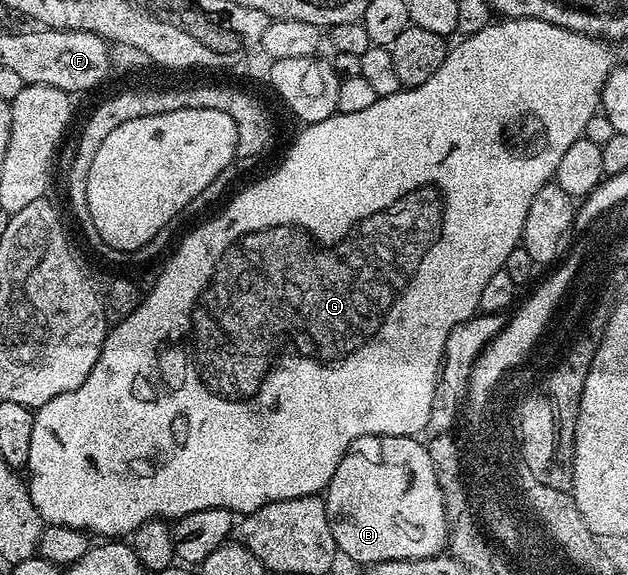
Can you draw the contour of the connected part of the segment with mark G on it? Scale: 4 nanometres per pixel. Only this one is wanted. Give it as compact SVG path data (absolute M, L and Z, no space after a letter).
M501 18L501 19L498 19L498 20L497 20L497 21L496 21L496 22L490 22L490 23L489 23L489 25L487 25L487 27L485 27L485 28L484 28L484 29L483 29L483 30L479 30L479 31L478 31L478 32L476 32L476 33L475 33L475 34L471 34L471 35L470 35L470 36L467 36L467 37L464 37L464 38L461 38L461 39L458 39L458 41L459 41L459 42L458 42L458 44L456 44L456 43L454 43L454 44L453 44L453 45L452 45L452 47L450 47L450 50L449 50L449 53L448 53L448 54L447 54L447 58L446 58L446 59L445 59L445 61L444 61L444 62L443 62L443 66L439 66L439 70L435 70L435 74L431 74L431 78L427 78L427 82L423 82L423 83L422 83L422 84L421 84L421 85L420 85L420 86L418 86L418 87L417 87L417 88L402 88L402 89L401 89L401 91L400 91L400 92L396 92L396 93L395 93L395 94L391 94L391 95L390 95L390 96L383 96L383 97L380 97L380 98L378 98L378 100L376 100L376 102L375 102L375 103L374 103L374 104L372 104L372 105L371 105L371 106L367 106L367 110L359 110L359 114L343 114L343 113L342 113L342 112L338 112L338 113L337 113L337 115L335 115L335 116L332 116L332 117L331 117L331 118L327 118L327 119L326 119L326 120L324 120L324 121L323 121L323 122L315 122L315 123L314 123L314 124L306 124L306 125L304 125L304 127L302 127L302 128L301 128L301 129L300 129L300 130L301 130L301 131L302 131L302 132L301 132L301 133L299 133L299 134L298 134L298 136L297 136L297 137L295 137L295 138L294 138L294 140L293 140L293 145L291 145L291 146L290 146L290 148L289 148L289 153L287 153L287 154L286 154L286 156L285 156L285 161L283 161L283 162L282 162L282 164L281 164L281 165L279 165L279 166L278 166L278 168L277 168L277 169L275 169L275 170L274 170L274 172L273 172L273 173L271 173L271 174L270 174L270 176L265 176L265 177L263 177L263 178L262 178L262 180L257 180L257 181L255 181L255 182L254 182L254 184L249 184L249 185L247 185L247 186L246 186L246 188L245 188L245 189L243 189L243 190L242 190L242 192L241 192L241 193L239 193L239 194L238 194L238 196L237 196L237 197L235 197L235 198L234 198L234 200L233 200L233 201L231 201L231 202L230 202L230 204L229 204L229 205L227 205L227 206L226 206L226 208L225 208L225 209L223 209L223 210L222 210L222 212L221 212L221 213L219 213L219 214L218 214L218 216L213 216L213 217L211 217L211 218L210 218L210 220L209 220L209 221L207 221L207 222L206 222L206 224L201 224L201 225L199 225L199 226L198 226L198 228L193 228L193 229L191 229L191 230L190 230L190 232L189 232L189 233L187 233L187 234L186 234L186 236L185 236L185 237L183 237L183 238L182 238L182 240L181 240L181 245L179 245L179 246L178 246L178 248L177 248L177 249L175 249L175 250L174 250L174 252L173 252L173 253L171 253L171 254L170 254L170 256L169 256L169 261L167 261L167 262L166 262L166 264L165 264L165 265L163 265L163 266L162 266L162 268L161 268L161 273L159 273L159 274L158 274L158 276L157 276L157 281L155 281L155 282L154 282L154 284L153 284L153 285L151 285L151 286L150 286L150 288L149 288L149 292L148 292L148 288L147 288L147 291L146 291L146 292L145 292L145 293L144 293L144 295L142 295L142 297L141 297L141 301L140 301L140 302L139 302L139 306L135 306L135 310L131 310L131 314L127 314L127 318L123 318L123 322L119 322L119 323L118 323L118 324L115 324L115 325L112 325L112 327L110 327L110 328L109 328L109 329L108 329L108 332L107 332L107 335L106 335L106 337L105 337L105 341L104 341L104 342L103 342L103 350L102 350L102 351L101 351L101 353L100 353L100 354L99 354L99 358L98 358L98 359L97 359L97 361L96 361L96 362L95 362L95 366L91 366L91 374L87 374L87 378L83 378L83 386L75 386L75 390L67 390L67 394L59 394L59 395L58 395L58 396L56 396L56 397L55 397L55 398L51 398L51 402L47 402L47 403L46 403L46 404L45 404L45 405L43 405L43 407L42 407L42 408L39 408L39 409L36 409L36 411L34 411L34 413L33 413L33 425L32 425L32 426L31 426L31 454L30 454L30 455L29 455L29 463L28 463L28 465L27 465L27 473L28 473L28 472L29 472L29 476L28 476L28 475L27 475L27 483L28 483L28 486L29 486L29 493L30 493L30 494L31 494L31 502L35 502L35 510L39 510L39 514L40 514L40 515L41 515L41 518L42 518L42 521L44 521L44 523L45 523L45 524L46 524L46 525L51 525L51 524L58 524L58 525L59 525L59 526L71 526L71 527L72 527L72 528L77 528L77 529L79 529L79 531L81 531L81 532L83 532L83 533L86 533L86 534L92 534L92 535L93 535L93 536L94 536L94 537L96 537L96 536L95 536L95 535L97 535L97 536L99 536L99 537L97 537L97 538L125 538L125 537L128 537L128 536L129 536L129 535L130 535L130 534L132 534L132 533L133 533L133 532L134 532L134 531L135 531L135 530L136 530L136 528L138 528L138 527L139 527L139 526L143 526L143 522L147 522L147 521L148 521L148 520L160 520L160 519L162 519L162 520L164 520L164 521L166 521L166 522L176 522L176 521L178 521L178 520L180 520L180 519L181 519L181 517L182 517L182 516L186 516L186 515L187 515L187 514L195 514L195 513L196 513L196 512L198 512L198 511L199 511L199 510L207 510L207 509L208 509L208 508L226 508L226 509L227 509L227 510L231 510L231 511L232 511L232 512L234 512L234 513L235 513L235 514L244 514L244 513L247 513L247 512L254 512L254 511L255 511L255 510L259 510L259 506L267 506L267 505L268 505L268 504L270 504L270 503L271 503L271 502L279 502L279 501L280 501L280 500L294 500L294 499L295 499L295 498L299 498L299 497L300 497L300 496L315 496L315 495L318 495L318 494L321 494L321 493L324 493L324 490L325 490L325 488L326 488L326 486L327 486L327 485L328 485L328 484L329 484L329 483L330 483L330 482L331 482L331 478L332 478L332 477L333 477L333 475L334 475L334 474L335 474L335 466L339 466L339 462L340 462L340 461L341 461L341 459L342 459L342 458L343 458L343 454L344 454L344 453L345 453L345 452L346 452L346 451L347 451L347 450L348 450L348 449L349 449L349 447L350 447L350 446L351 446L351 442L355 442L355 441L356 441L356 440L357 440L357 439L358 439L358 438L360 438L360 437L361 437L361 436L412 436L412 437L416 437L416 436L417 436L417 435L418 435L418 434L421 434L421 433L417 433L417 432L422 432L422 433L424 433L424 432L425 432L425 431L426 431L426 429L428 429L428 426L429 426L429 419L430 419L430 418L431 418L431 406L432 406L432 405L433 405L433 399L434 399L434 398L435 398L435 386L436 386L436 385L437 385L437 376L438 376L438 375L439 375L439 374L440 374L440 372L441 372L441 359L443 359L443 358L444 358L444 356L445 356L445 343L446 343L446 342L447 342L447 334L448 334L448 333L449 333L449 332L450 332L450 331L451 331L451 330L452 330L452 328L454 328L454 327L455 327L455 326L459 326L459 322L463 322L463 321L464 321L464 320L469 320L469 319L470 319L470 318L471 318L471 317L473 317L473 316L476 316L476 315L477 315L477 313L478 313L478 311L479 311L479 297L481 297L481 295L483 295L483 286L487 286L487 281L488 281L488 280L490 280L490 279L491 279L491 274L495 274L495 273L496 273L496 272L500 272L500 271L502 271L502 269L504 269L504 266L505 266L505 263L506 263L506 262L507 262L507 254L511 254L511 250L515 250L515 249L516 249L516 248L518 248L518 246L519 246L519 245L520 245L520 244L521 244L521 235L522 235L522 234L523 234L523 226L524 226L524 225L525 225L525 223L526 223L526 222L527 222L527 210L531 210L531 201L532 201L532 199L534 199L534 198L535 198L535 194L537 194L537 193L538 193L538 192L539 192L539 190L541 190L541 189L542 189L542 188L543 188L543 186L544 186L544 185L545 185L545 184L547 184L547 183L550 183L550 181L552 181L552 180L553 180L553 179L554 179L554 177L556 177L556 174L557 174L557 167L558 167L558 166L559 166L559 161L560 161L560 159L562 159L562 158L563 158L563 154L565 154L565 153L566 153L566 152L567 152L567 149L568 149L568 147L570 147L570 146L571 146L571 142L575 142L575 141L576 141L576 140L580 140L580 139L582 139L582 137L584 137L584 134L585 134L585 127L586 127L586 126L587 126L587 121L589 121L589 120L590 120L590 119L591 119L591 118L592 118L592 116L594 116L594 114L595 114L595 113L597 113L597 112L598 112L598 111L599 111L599 109L600 109L600 107L601 107L601 91L602 91L602 90L603 90L603 86L604 86L604 85L605 85L605 79L606 79L606 78L607 78L607 77L608 77L608 76L609 76L609 73L610 73L610 71L611 71L611 63L610 63L610 64L609 64L609 52L608 52L608 50L607 50L607 49L605 49L605 48L608 48L608 47L607 47L607 44L606 44L606 41L604 41L604 40L602 40L602 39L600 39L600 38L598 38L598 37L595 37L595 36L584 36L584 35L583 35L583 34L579 34L579 33L578 33L578 32L572 32L572 31L571 31L571 30L567 30L567 29L566 29L566 28L564 28L564 27L563 27L563 26L555 26L555 25L554 25L554 24L552 24L552 23L551 23L551 22L543 22L543 21L542 21L542 20L519 20L519 19L516 19L516 18Z

